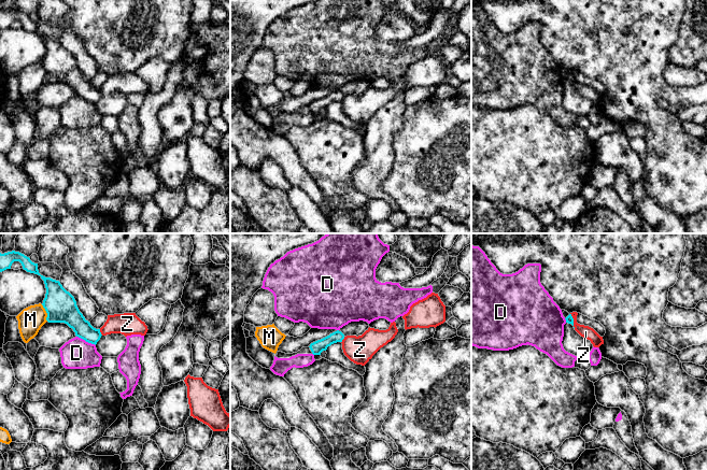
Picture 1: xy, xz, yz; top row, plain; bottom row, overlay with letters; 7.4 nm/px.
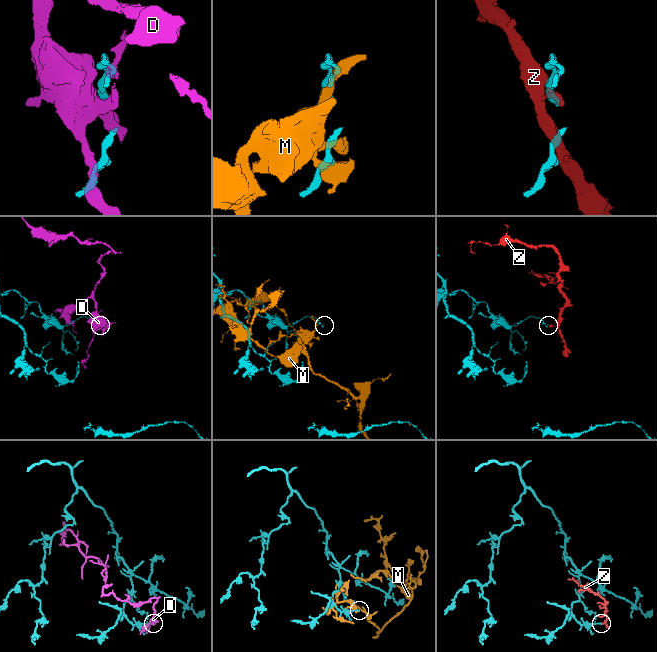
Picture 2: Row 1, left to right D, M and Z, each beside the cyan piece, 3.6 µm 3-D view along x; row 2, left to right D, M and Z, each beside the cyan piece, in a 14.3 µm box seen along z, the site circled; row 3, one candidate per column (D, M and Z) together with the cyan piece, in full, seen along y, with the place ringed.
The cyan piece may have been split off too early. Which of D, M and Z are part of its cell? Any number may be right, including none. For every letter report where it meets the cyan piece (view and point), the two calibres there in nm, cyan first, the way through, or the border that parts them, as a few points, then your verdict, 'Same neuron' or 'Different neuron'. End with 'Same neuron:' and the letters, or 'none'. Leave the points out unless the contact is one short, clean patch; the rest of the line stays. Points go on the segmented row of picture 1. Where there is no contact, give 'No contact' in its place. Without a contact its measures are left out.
D: Touches cyan at xy (86, 341). Thickness 160 nm (cyan) against 220 nm. Boundary: xy (76, 336), (95, 345). Different neuron
M: Touches cyan at xy (46, 312). Thickness 240 nm (cyan) against 190 nm. Different neuron
Z: Touches cyan at xy (100, 332). Thickness 140 nm (cyan) against 170 nm. Boundary: xy (99, 329), (102, 335). Different neuron
Same neuron: none

